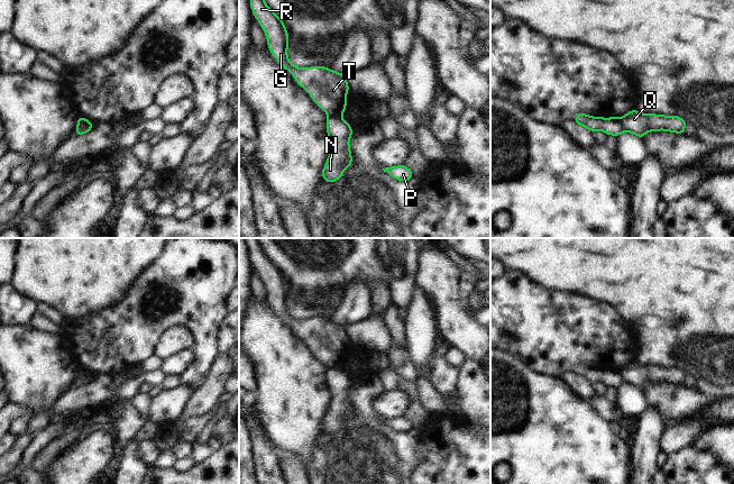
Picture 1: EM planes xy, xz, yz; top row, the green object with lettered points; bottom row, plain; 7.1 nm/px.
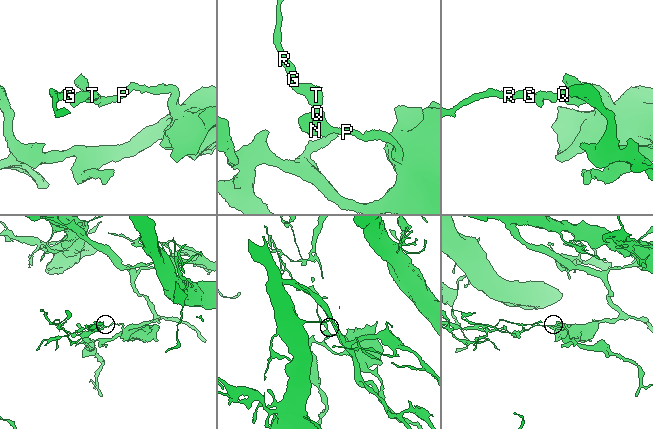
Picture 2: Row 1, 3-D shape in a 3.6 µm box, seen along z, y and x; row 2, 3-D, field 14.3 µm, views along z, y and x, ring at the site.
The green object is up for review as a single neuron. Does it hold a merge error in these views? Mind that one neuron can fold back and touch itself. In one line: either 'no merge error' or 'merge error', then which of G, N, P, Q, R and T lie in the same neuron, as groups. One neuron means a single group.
merge error; G R T / N P Q

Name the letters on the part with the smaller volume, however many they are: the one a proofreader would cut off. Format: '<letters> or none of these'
G, R, T.

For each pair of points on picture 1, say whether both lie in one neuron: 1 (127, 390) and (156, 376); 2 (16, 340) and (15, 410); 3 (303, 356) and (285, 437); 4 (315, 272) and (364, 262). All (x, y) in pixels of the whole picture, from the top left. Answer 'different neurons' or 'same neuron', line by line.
1: same neuron
2: different neurons
3: same neuron
4: same neuron

